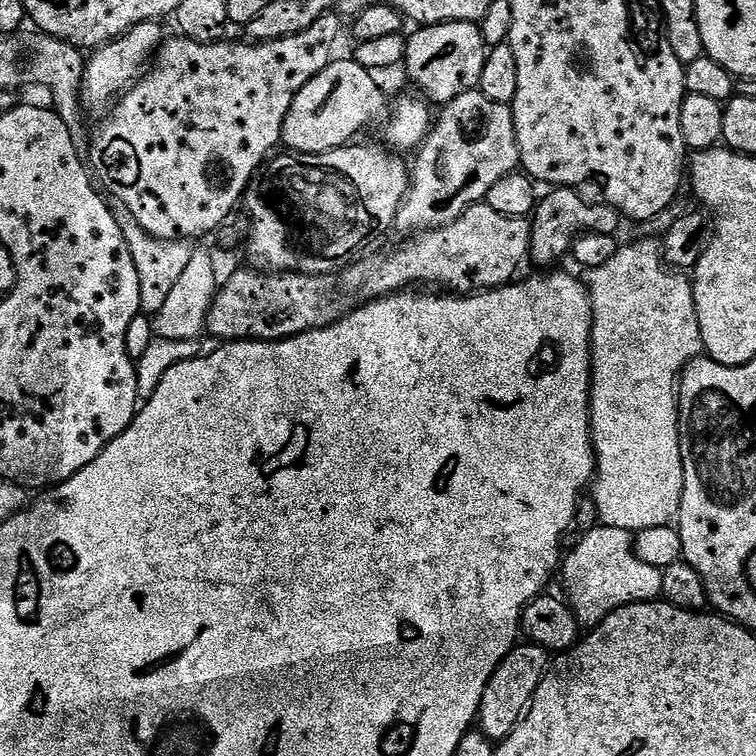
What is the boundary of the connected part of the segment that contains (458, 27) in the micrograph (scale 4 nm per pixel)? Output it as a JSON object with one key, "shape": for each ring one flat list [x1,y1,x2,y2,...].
{"shape":[[467,20,449,24,430,24,417,27,415,31,412,37,410,35,407,37,402,68,408,71,409,78,436,103,436,106,446,105,462,94,479,89,482,66,486,66,489,50,489,45,484,43,484,36,480,33,479,23]]}

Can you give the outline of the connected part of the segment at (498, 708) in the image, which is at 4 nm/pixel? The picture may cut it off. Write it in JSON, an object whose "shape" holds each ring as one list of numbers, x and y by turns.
{"shape":[[531,642,517,643,516,647,510,650,510,654,506,654,506,658,502,658,502,662,494,670,490,682,486,682,486,690,482,694,480,703,478,728,489,740,493,742,505,740,519,726,542,678,548,673,549,663,548,649,540,648]]}

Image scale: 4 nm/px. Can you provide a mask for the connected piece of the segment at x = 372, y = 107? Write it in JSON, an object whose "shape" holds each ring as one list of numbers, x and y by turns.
{"shape":[[333,59,302,90,292,97,292,105,284,119,282,144,293,152,329,152,355,141,367,124,372,124,384,112,384,92,369,69,355,59]]}

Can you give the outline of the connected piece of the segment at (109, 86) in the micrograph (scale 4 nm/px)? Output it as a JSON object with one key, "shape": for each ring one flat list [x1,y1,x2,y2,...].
{"shape":[[147,20,138,26,134,26,124,36,119,36,116,40,111,40,109,44,102,48,97,48,87,57,86,67,84,69,84,85,83,85,83,107,90,108,105,108,111,109,116,101,144,75,150,64,150,57,159,49,160,45,166,39,163,23]]}

